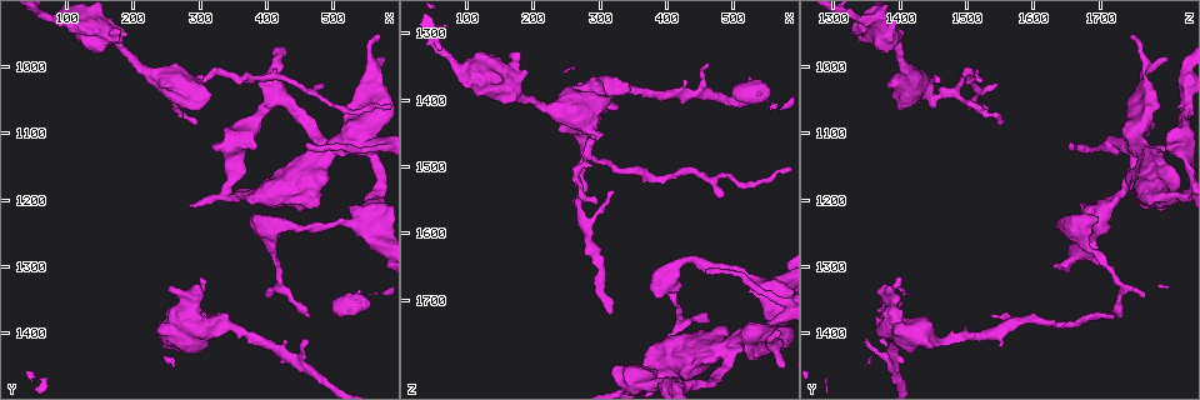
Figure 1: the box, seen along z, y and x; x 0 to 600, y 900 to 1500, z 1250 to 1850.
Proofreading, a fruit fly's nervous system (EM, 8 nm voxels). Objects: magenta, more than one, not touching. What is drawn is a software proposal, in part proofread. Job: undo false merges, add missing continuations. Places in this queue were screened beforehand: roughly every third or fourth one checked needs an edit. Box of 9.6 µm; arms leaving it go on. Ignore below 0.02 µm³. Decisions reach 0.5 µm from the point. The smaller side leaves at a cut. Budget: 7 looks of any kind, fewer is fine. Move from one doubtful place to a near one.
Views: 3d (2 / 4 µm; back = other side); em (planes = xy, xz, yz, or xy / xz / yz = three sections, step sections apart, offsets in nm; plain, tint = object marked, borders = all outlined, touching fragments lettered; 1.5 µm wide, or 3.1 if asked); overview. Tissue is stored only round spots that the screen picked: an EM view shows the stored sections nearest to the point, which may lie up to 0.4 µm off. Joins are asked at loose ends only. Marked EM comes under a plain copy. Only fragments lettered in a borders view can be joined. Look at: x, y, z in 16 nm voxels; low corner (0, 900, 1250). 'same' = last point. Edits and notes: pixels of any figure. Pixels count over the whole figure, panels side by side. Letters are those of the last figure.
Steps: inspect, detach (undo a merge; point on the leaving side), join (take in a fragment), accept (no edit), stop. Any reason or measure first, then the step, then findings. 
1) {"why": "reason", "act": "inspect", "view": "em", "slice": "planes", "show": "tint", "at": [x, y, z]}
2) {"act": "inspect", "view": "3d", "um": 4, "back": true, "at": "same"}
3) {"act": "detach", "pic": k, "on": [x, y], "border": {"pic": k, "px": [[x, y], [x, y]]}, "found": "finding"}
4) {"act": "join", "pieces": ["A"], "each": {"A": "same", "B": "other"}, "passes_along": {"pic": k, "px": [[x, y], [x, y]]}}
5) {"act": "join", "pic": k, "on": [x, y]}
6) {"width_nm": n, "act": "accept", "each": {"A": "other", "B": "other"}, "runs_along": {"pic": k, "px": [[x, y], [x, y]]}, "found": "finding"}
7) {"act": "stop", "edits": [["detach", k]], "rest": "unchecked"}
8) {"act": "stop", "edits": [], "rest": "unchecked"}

{"why": "three arms meet", "act": "inspect", "view": "3d", "um": 4, "at": [490, 1125, 1795]}

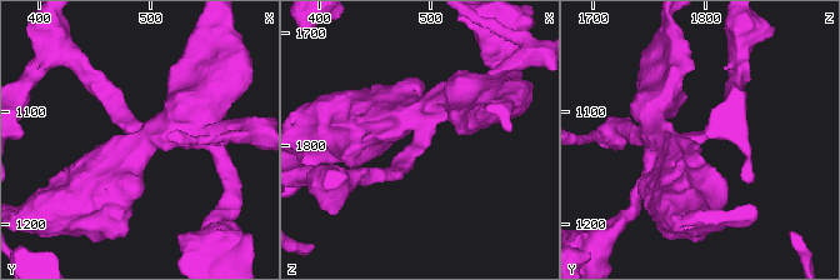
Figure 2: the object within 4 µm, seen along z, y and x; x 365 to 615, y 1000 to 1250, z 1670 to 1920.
{"arms": 3, "arm_widths_nm": [190, 360, 600], "why": "shape alone is not enough", "act": "inspect", "view": "em", "slice": "xy", "step": 8, "show": "tint", "at": [490, 1122, 1790]}

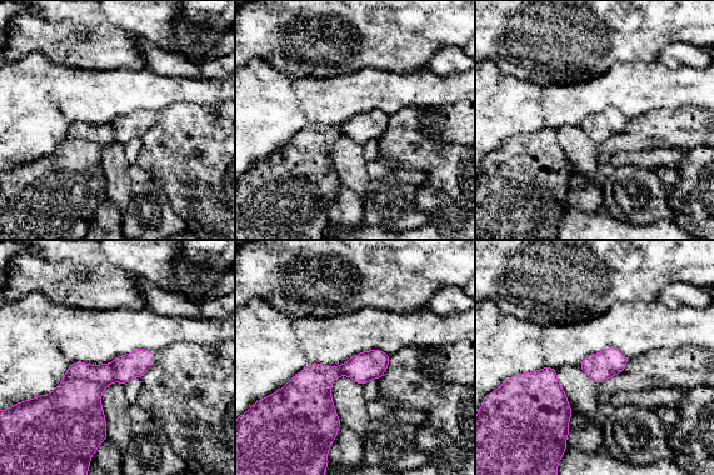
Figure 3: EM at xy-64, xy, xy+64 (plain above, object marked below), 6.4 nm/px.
{"act": "inspect", "view": "em", "slice": "planes", "show": "borders", "at": "same"}

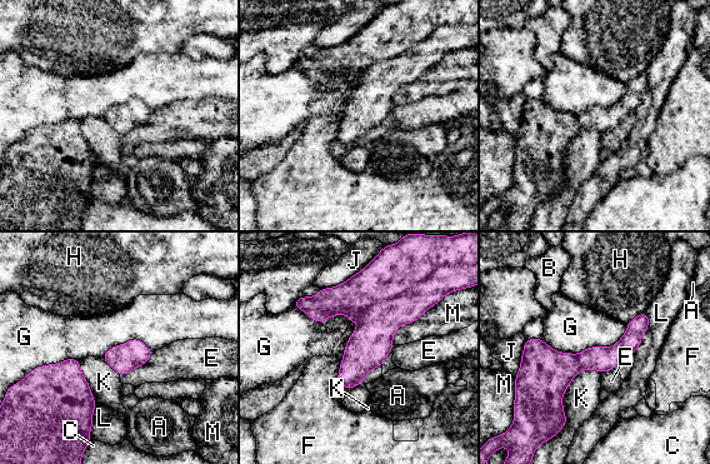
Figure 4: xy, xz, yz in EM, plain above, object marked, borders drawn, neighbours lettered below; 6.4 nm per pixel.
{"act": "detach", "pic": 4, "on": [398, 268], "each": {"A": "other", "B": "other", "C": "other", "E": "other", "F": "other", "G": "other", "H": "other", "J": "other", "K": "other", "L": "other", "M": "other"}, "border": {"pic": 4, "px": [[415, 285], [375, 300], [361, 314]]}, "found": "two cells meet here"}

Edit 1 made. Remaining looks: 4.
{"act": "inspect", "view": "overview"}

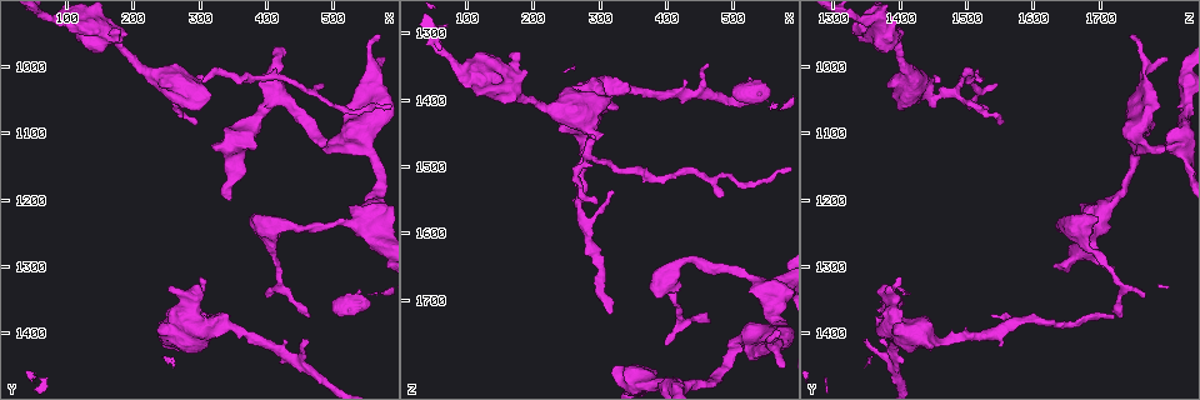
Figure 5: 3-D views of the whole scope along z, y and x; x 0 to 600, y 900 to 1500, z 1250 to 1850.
{"why": "tapers out", "act": "inspect", "view": "em", "slice": "xz", "step": 4, "show": "borders", "at": [315, 1375, 1725]}

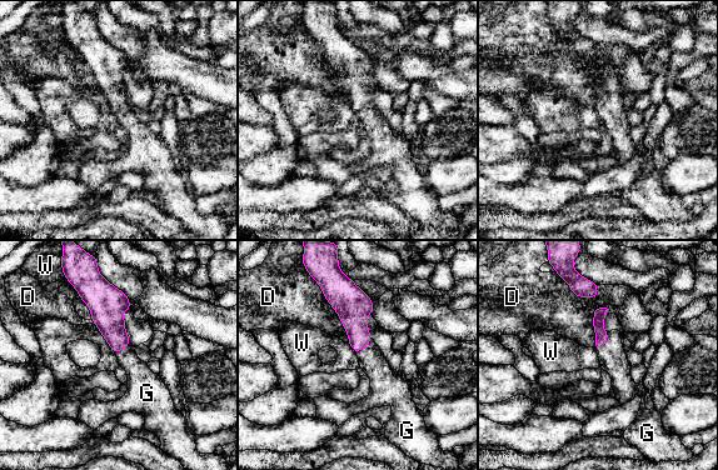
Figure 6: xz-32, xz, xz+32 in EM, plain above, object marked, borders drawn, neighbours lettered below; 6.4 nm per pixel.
{"act": "inspect", "view": "em", "slice": "planes", "show": "borders", "at": "same"}

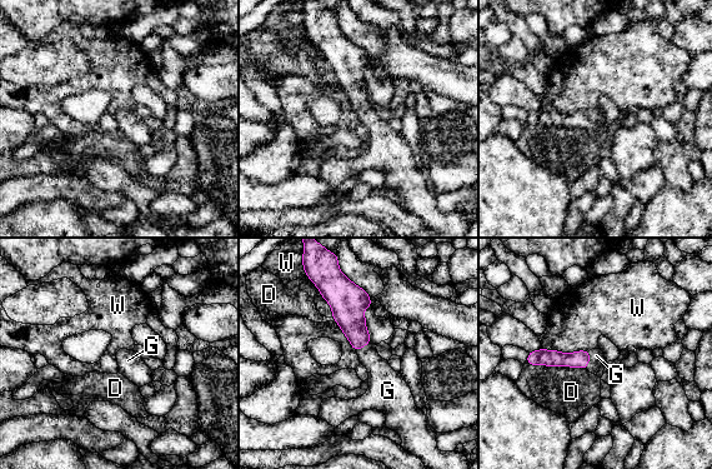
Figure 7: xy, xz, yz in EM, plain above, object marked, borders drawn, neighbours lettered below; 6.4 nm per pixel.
{"act": "join", "pieces": ["G"], "each": {"D": "other", "G": "same", "W": "other"}, "passes_along": {"pic": 7, "px": [[578, 359], [588, 360], [596, 355]]}, "found": "it goes on there"}

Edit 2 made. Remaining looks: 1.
{"act": "stop", "edits": [["detach", 4], ["join", 7]], "rest": "unchecked"}

